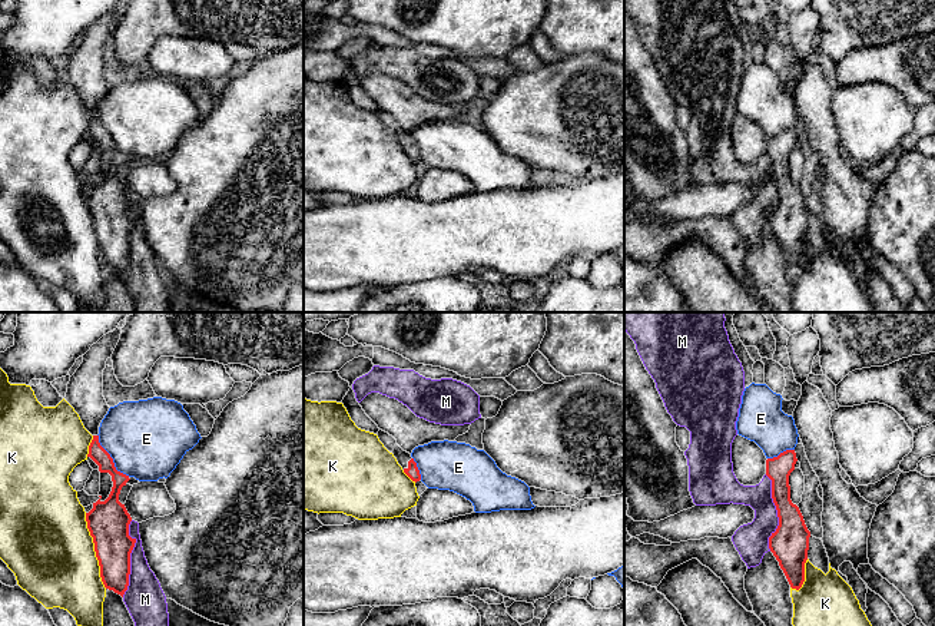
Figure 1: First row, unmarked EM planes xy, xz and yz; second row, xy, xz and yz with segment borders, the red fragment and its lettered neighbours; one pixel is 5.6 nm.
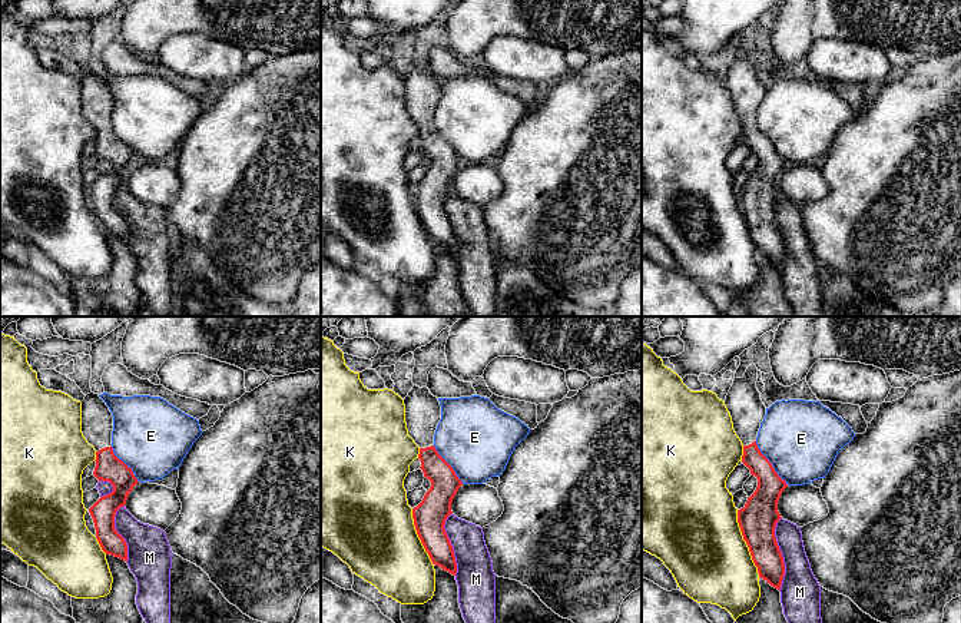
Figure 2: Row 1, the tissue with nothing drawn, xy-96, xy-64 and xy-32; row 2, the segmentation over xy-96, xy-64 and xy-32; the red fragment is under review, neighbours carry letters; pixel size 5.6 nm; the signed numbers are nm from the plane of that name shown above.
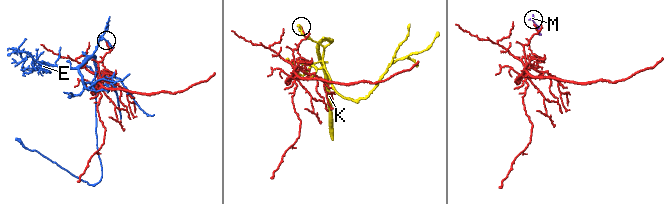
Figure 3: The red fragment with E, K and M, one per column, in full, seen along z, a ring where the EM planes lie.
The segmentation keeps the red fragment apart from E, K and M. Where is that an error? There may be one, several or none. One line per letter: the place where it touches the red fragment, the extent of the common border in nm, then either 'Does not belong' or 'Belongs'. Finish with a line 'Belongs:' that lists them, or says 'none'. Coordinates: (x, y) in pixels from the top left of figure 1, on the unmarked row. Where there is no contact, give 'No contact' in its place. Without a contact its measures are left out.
E: Touches red at xy (112, 138). Shared border 300 nm. Does not belong
K: Touches red at xy (95, 229). Shared border 440 nm. Does not belong
M: Touches red at xy (129, 238). Shared border 440 nm. Does not belong
Belongs: none

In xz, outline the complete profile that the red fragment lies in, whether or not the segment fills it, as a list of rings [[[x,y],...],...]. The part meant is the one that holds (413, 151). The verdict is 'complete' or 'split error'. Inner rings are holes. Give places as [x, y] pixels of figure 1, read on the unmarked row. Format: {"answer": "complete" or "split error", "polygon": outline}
{"answer": "split error", "polygon": [[[379,109],[378,110],[378,117],[379,120],[384,123],[384,126],[394,133],[394,136],[397,138],[398,143],[402,146],[404,152],[412,159],[412,160],[420,160],[421,159],[421,153],[420,149],[417,146],[417,142],[414,140],[414,138],[411,136],[410,132],[404,130],[398,123],[397,119],[389,115],[388,112]]]}

